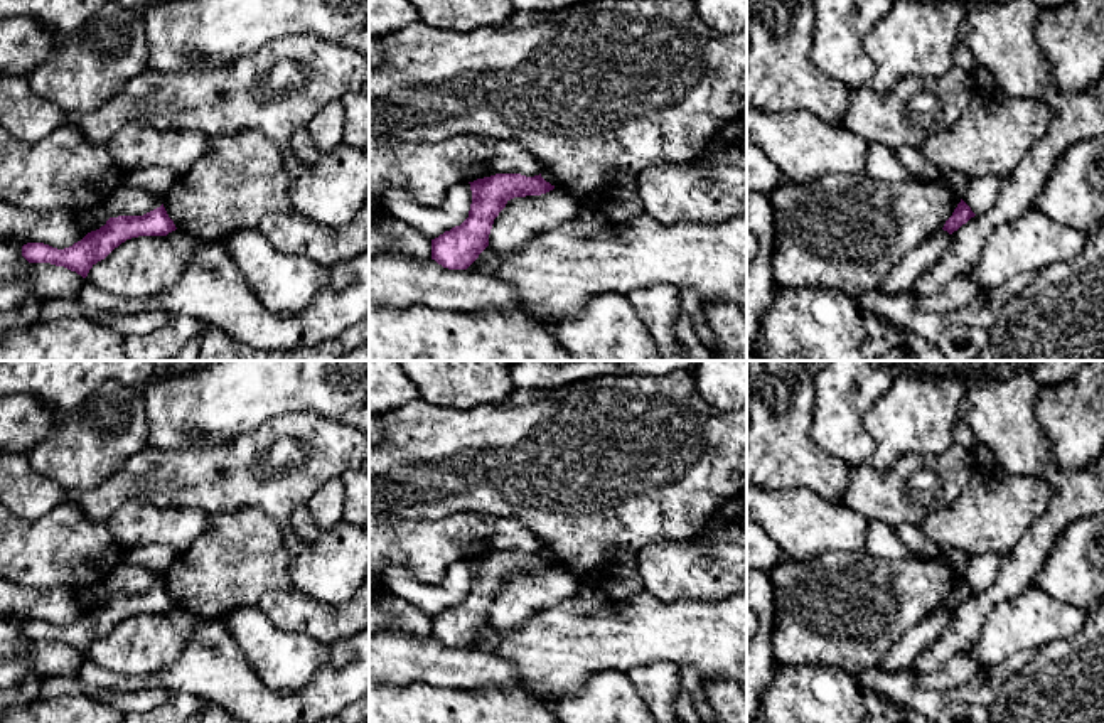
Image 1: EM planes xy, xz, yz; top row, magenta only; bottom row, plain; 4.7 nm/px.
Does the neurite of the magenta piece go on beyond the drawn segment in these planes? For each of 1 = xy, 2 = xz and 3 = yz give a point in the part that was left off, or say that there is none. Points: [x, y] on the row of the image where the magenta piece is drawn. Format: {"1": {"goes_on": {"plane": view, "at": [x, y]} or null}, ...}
{"1": {"goes_on": null}, "2": {"goes_on": null}, "3": {"goes_on": null}}

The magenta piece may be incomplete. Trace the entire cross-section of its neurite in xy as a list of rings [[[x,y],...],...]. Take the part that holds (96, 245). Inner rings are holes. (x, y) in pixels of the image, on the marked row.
[[[163,204],[143,216],[110,217],[105,226],[88,233],[81,241],[69,248],[57,249],[44,243],[27,243],[22,246],[22,256],[29,263],[51,263],[76,271],[83,278],[115,248],[138,236],[167,236],[175,231]]]

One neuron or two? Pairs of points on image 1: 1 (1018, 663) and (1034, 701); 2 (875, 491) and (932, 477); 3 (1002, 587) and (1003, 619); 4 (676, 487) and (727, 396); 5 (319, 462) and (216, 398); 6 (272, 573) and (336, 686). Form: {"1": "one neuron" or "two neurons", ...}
{"1": "two neurons", "2": "one neuron", "3": "two neurons", "4": "two neurons", "5": "two neurons", "6": "two neurons"}

